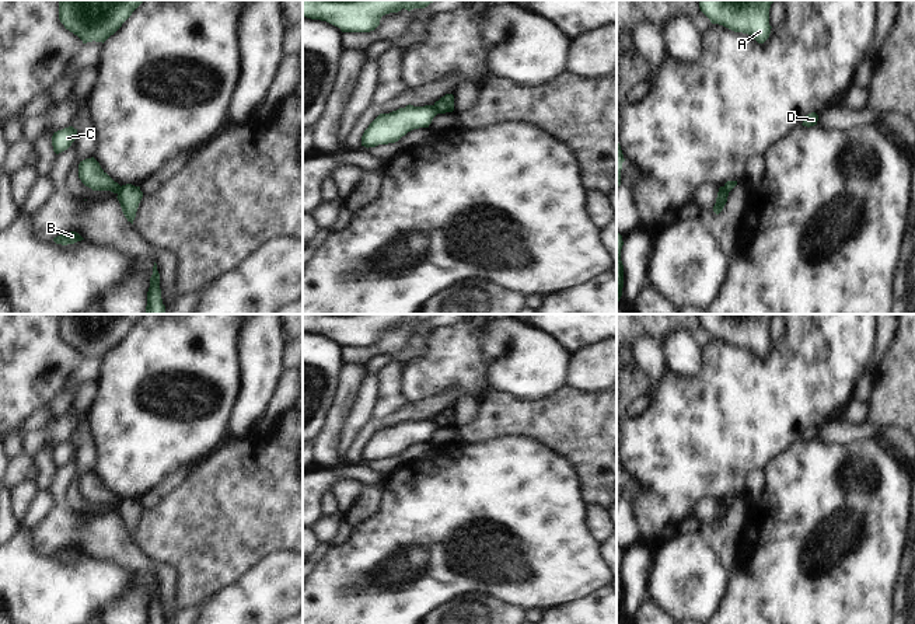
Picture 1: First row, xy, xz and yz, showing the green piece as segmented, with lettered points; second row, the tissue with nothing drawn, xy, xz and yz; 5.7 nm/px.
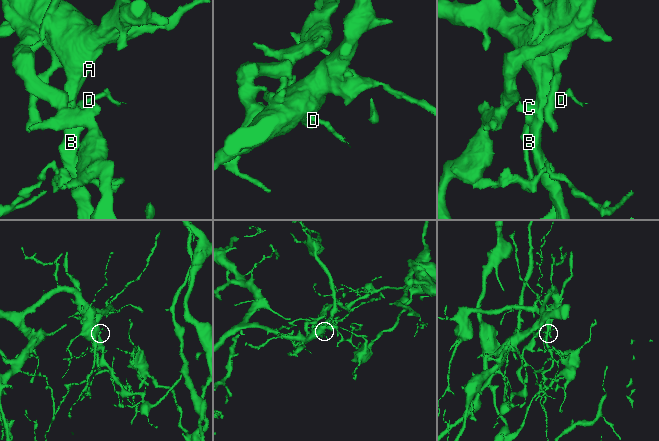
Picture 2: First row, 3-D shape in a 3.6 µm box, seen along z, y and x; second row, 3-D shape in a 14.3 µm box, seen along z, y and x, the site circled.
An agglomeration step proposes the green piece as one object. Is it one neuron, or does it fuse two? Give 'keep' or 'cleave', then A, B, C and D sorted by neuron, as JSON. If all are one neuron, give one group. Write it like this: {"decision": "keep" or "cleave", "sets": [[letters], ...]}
{"decision": "cleave", "sets": [["A", "B"], ["C", "D"]]}

